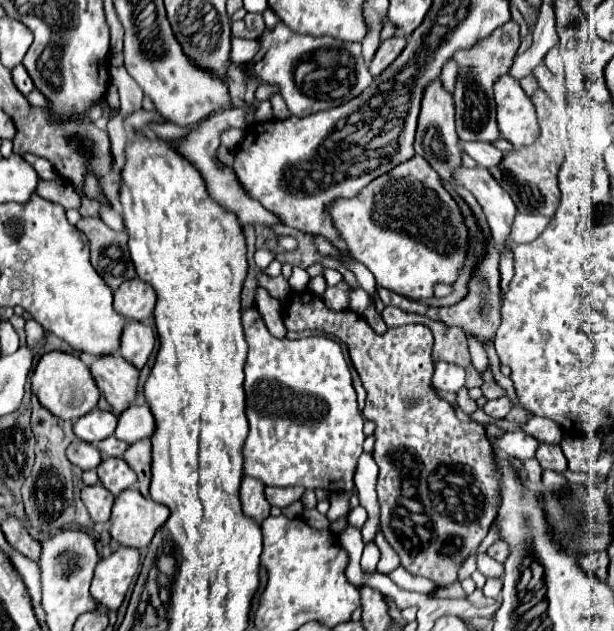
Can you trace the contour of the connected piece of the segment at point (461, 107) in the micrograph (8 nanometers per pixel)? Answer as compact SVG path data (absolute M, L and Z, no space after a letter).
M508 21L504 23L504 27L498 27L488 39L480 39L476 47L470 47L468 51L456 51L454 61L458 63L460 73L454 87L454 103L456 103L456 129L460 141L492 143L500 137L500 131L496 127L496 105L492 103L492 87L496 79L508 73L518 45L520 45L518 25L516 21Z

